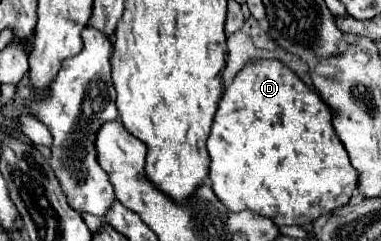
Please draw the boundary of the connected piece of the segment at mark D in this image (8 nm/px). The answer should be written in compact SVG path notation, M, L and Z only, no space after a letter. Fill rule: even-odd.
M251 59L233 79L231 85L225 87L223 99L219 103L213 127L211 127L211 135L207 139L207 151L211 157L211 165L209 165L209 179L211 179L211 187L215 191L215 195L221 199L221 203L225 207L229 207L231 211L253 211L257 215L265 215L271 217L277 225L303 225L309 221L315 221L317 217L321 217L323 213L335 211L339 207L343 207L349 199L353 189L357 187L357 171L353 169L353 165L349 163L349 155L345 153L345 147L341 145L341 139L337 137L333 123L331 123L331 109L327 107L327 103L321 99L321 95L317 91L311 91L299 77L295 71L291 71L285 63L281 63L279 59Z

